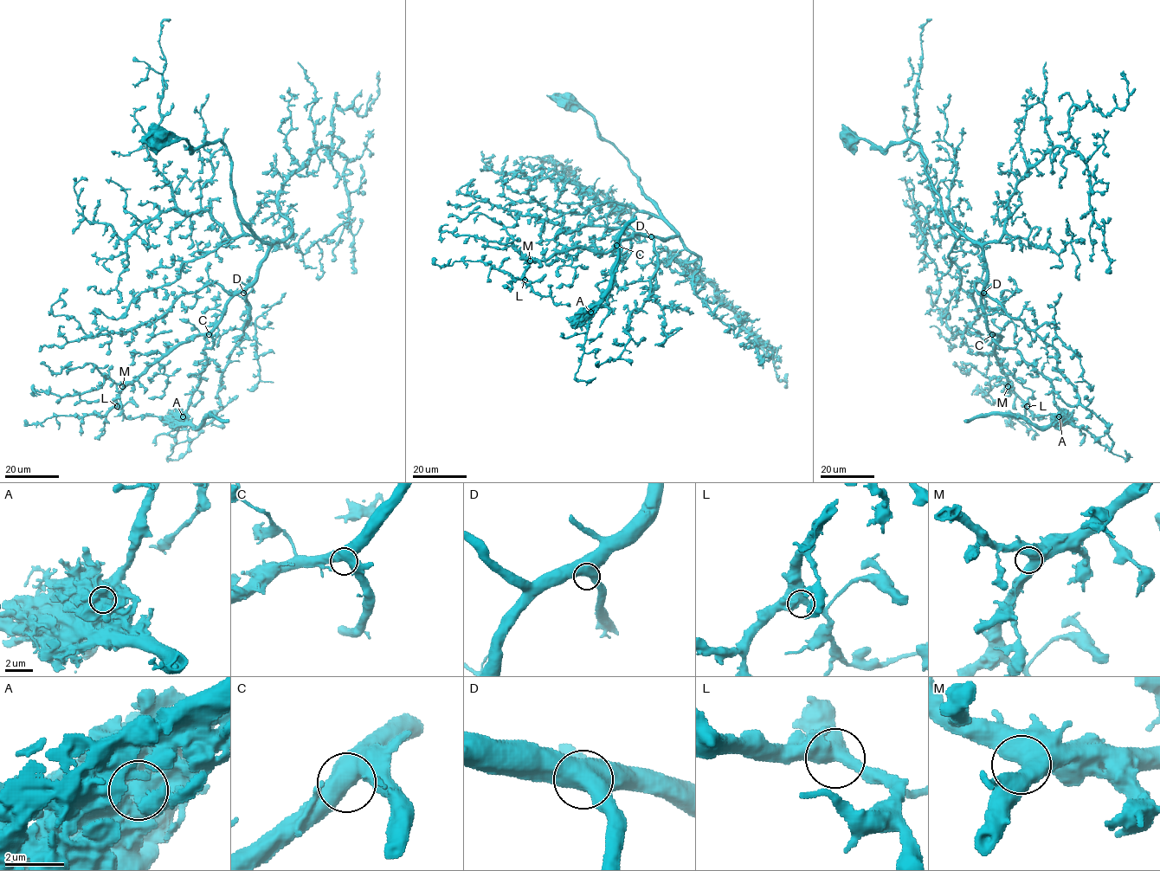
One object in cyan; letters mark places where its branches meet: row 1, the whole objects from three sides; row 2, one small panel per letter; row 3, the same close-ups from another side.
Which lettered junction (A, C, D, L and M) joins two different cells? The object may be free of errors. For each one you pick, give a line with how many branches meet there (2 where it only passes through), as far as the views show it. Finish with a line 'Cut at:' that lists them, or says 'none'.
A: 1 branches meet
Cut at: A

